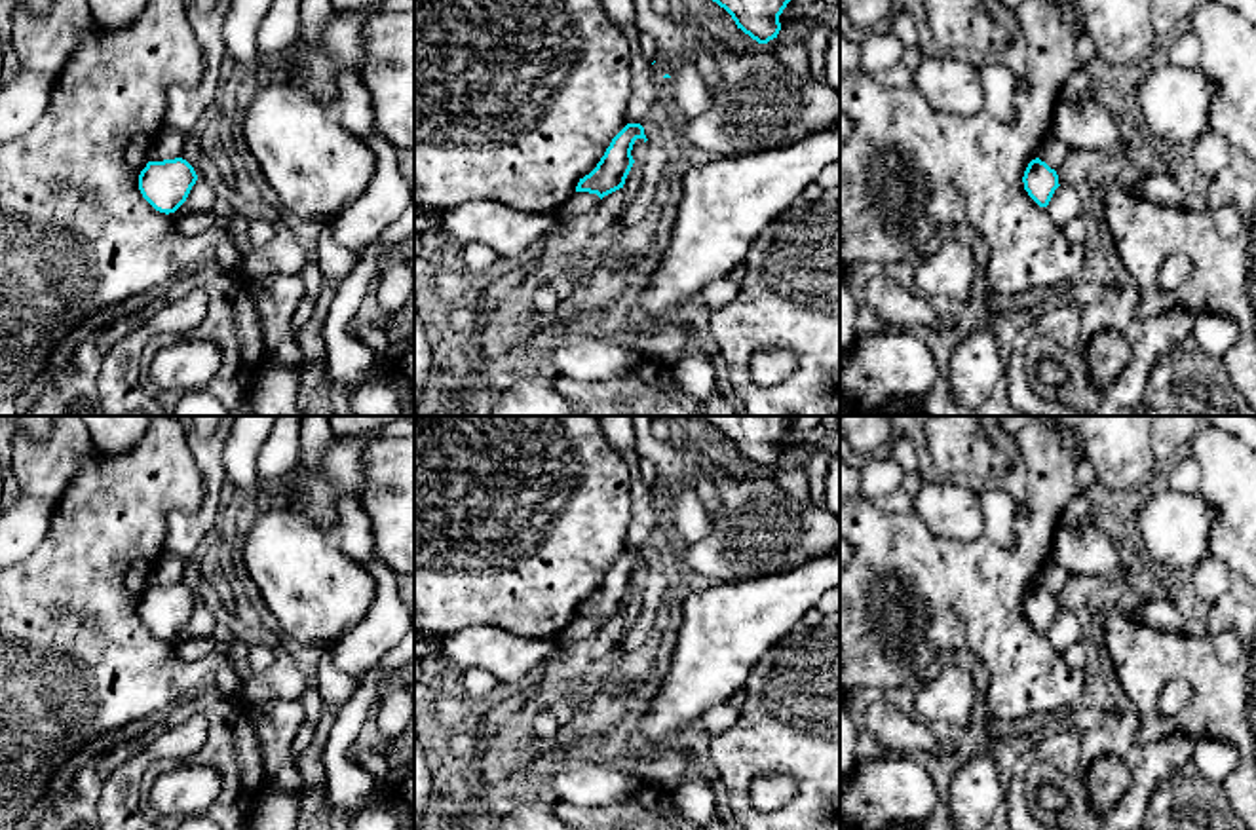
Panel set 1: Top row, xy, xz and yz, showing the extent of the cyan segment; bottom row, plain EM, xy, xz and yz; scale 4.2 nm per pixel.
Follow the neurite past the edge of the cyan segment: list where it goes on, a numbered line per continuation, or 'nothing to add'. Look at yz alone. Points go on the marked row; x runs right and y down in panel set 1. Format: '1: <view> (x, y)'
nothing to add

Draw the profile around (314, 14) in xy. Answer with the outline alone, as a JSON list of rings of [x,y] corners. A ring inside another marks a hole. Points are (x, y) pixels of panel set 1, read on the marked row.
[[[300,0],[300,36],[308,44],[319,46],[333,15],[331,0]]]

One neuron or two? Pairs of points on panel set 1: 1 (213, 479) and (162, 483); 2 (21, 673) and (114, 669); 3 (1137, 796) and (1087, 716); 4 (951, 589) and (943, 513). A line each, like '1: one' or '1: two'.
1: two
2: one
3: one
4: two

